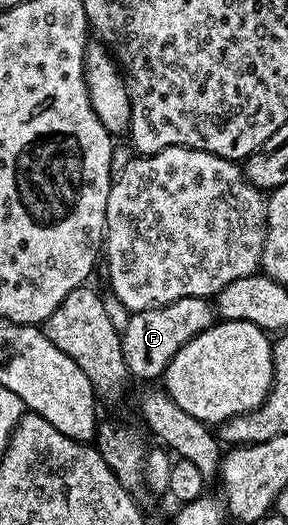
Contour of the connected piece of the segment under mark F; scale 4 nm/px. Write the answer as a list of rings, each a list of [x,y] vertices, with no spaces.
[[[189,296],[161,308],[149,308],[145,312],[132,314],[129,324],[121,331],[121,352],[125,356],[127,373],[132,379],[162,379],[173,356],[201,332],[205,332],[217,321],[217,311],[208,299]]]

